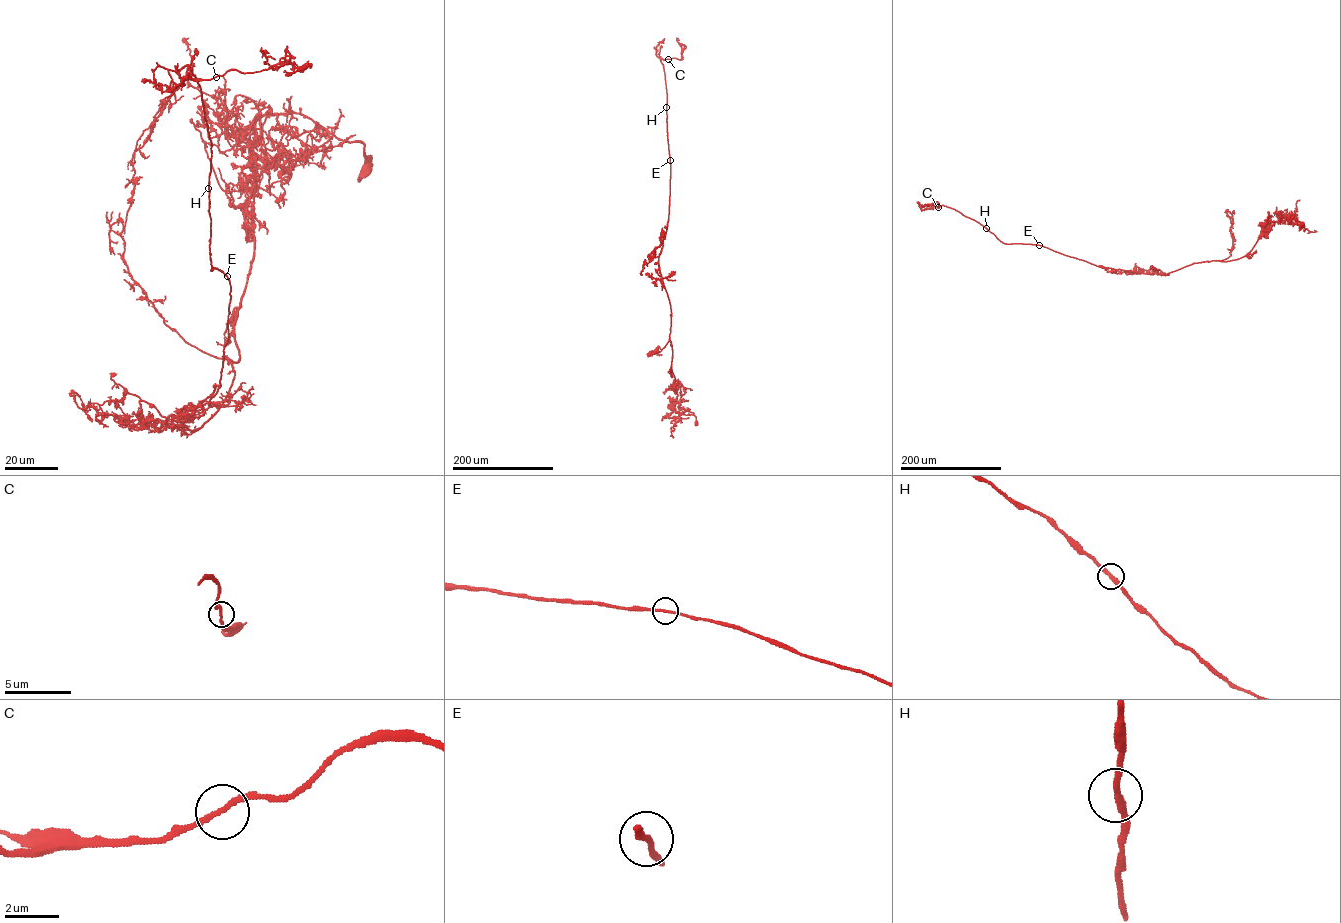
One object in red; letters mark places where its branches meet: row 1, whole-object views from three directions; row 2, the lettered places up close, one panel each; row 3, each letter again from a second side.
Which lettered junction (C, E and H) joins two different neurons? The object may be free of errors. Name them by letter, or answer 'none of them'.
none of them

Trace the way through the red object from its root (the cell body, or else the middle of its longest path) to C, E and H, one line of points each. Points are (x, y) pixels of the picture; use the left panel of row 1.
C: (367, 170), (244, 129), (305, 156), (255, 177), (228, 395), (169, 426), (228, 339), (179, 71), (215, 77)
E: (367, 170), (299, 113), (244, 129), (305, 156), (255, 177), (228, 395), (170, 427), (220, 385), (227, 276)
H: (367, 170), (299, 113), (244, 129), (305, 156), (255, 177), (239, 359), (190, 430), (228, 339), (208, 188)

